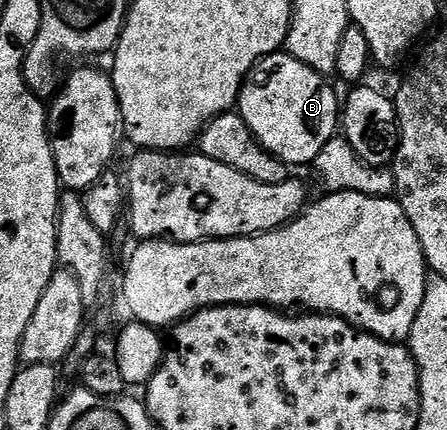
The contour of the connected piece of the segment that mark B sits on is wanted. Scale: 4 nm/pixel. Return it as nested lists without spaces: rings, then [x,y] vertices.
[[[285,53],[265,55],[243,81],[236,110],[261,147],[297,169],[301,163],[313,164],[320,149],[339,130],[340,95],[326,83],[327,76],[304,65],[304,61],[296,61],[296,57]]]

